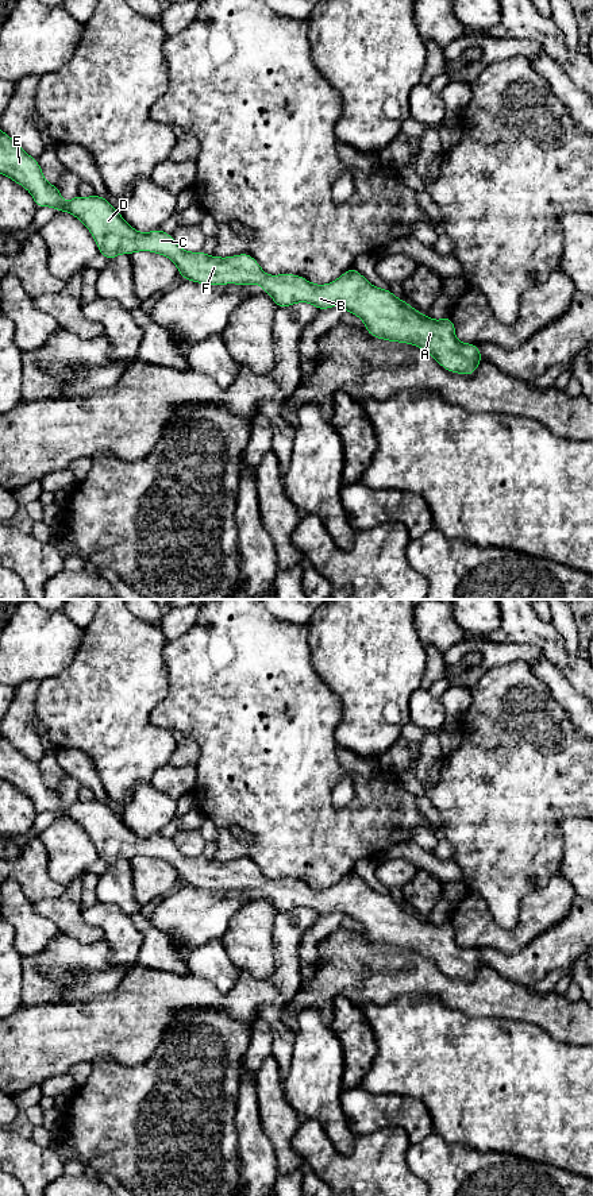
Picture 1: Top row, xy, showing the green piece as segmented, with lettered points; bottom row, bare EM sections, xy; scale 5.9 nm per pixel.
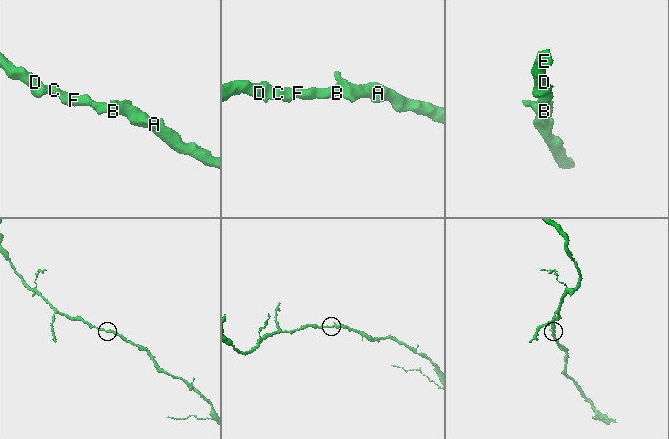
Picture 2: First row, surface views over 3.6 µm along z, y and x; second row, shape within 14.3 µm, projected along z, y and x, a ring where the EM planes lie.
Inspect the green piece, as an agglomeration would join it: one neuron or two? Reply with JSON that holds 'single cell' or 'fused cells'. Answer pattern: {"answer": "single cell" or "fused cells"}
{"answer": "single cell"}

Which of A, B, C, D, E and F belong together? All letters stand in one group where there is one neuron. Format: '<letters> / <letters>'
A B C D E F

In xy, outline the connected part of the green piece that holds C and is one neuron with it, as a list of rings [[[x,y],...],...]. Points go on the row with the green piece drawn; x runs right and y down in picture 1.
[[[0,130],[0,174],[9,177],[14,182],[27,189],[36,208],[51,207],[58,212],[74,215],[92,234],[99,252],[107,261],[116,258],[119,254],[138,251],[151,251],[165,255],[174,262],[184,279],[216,285],[262,285],[263,292],[269,294],[278,308],[286,308],[297,302],[309,302],[319,310],[326,310],[331,306],[342,306],[344,310],[358,316],[363,323],[369,335],[397,343],[413,344],[428,355],[431,355],[443,369],[455,374],[473,375],[478,364],[484,360],[478,346],[470,343],[459,343],[455,336],[455,325],[450,316],[442,320],[432,320],[424,313],[412,308],[405,300],[398,300],[389,289],[373,286],[354,267],[349,269],[335,281],[327,285],[315,285],[297,274],[277,274],[266,275],[259,263],[247,252],[220,258],[209,256],[203,250],[189,252],[182,250],[170,234],[161,228],[147,234],[138,232],[132,228],[116,211],[112,204],[101,196],[91,197],[74,196],[68,204],[62,201],[59,188],[50,185],[43,175],[43,171],[35,158],[28,155],[9,135]]]

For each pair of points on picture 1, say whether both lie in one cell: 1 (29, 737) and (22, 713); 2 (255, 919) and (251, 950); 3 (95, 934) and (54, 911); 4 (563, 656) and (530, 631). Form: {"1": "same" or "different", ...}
{"1": "same", "2": "same", "3": "same", "4": "same"}

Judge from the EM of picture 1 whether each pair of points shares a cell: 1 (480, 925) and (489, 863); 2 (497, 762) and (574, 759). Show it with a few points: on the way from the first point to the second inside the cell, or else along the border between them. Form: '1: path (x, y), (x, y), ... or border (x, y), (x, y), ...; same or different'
1: border (468, 891), (485, 902), (501, 926); different
2: path (516, 762), (555, 762); same

